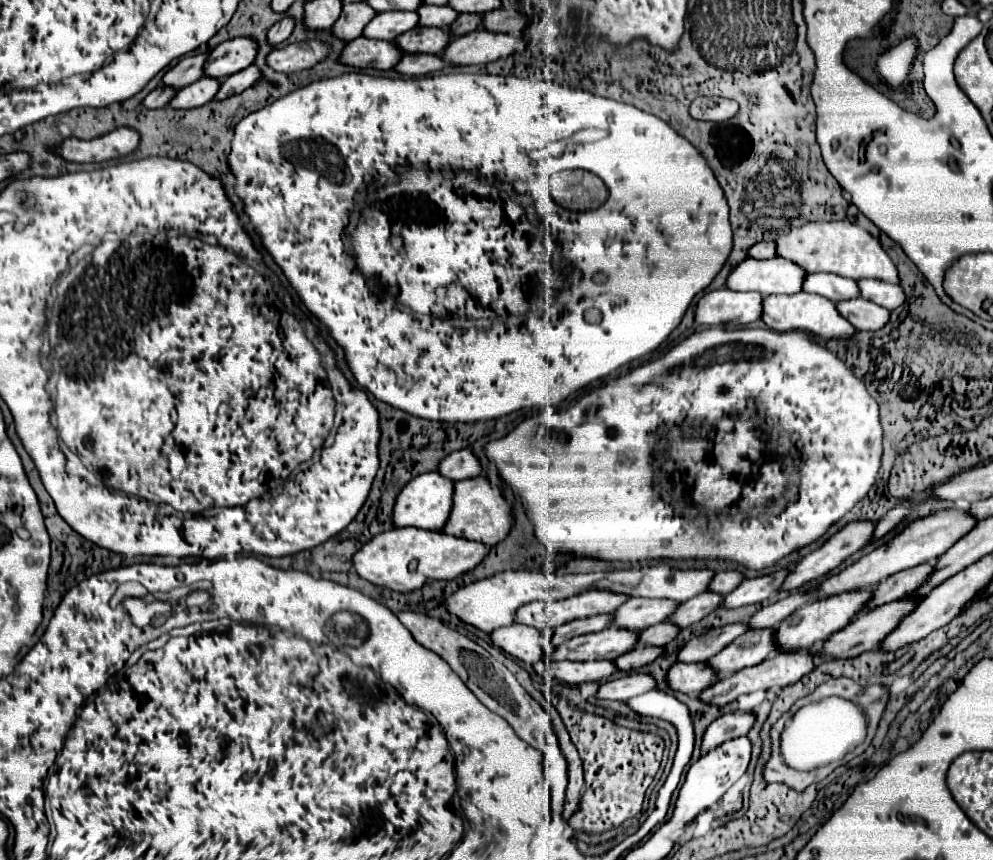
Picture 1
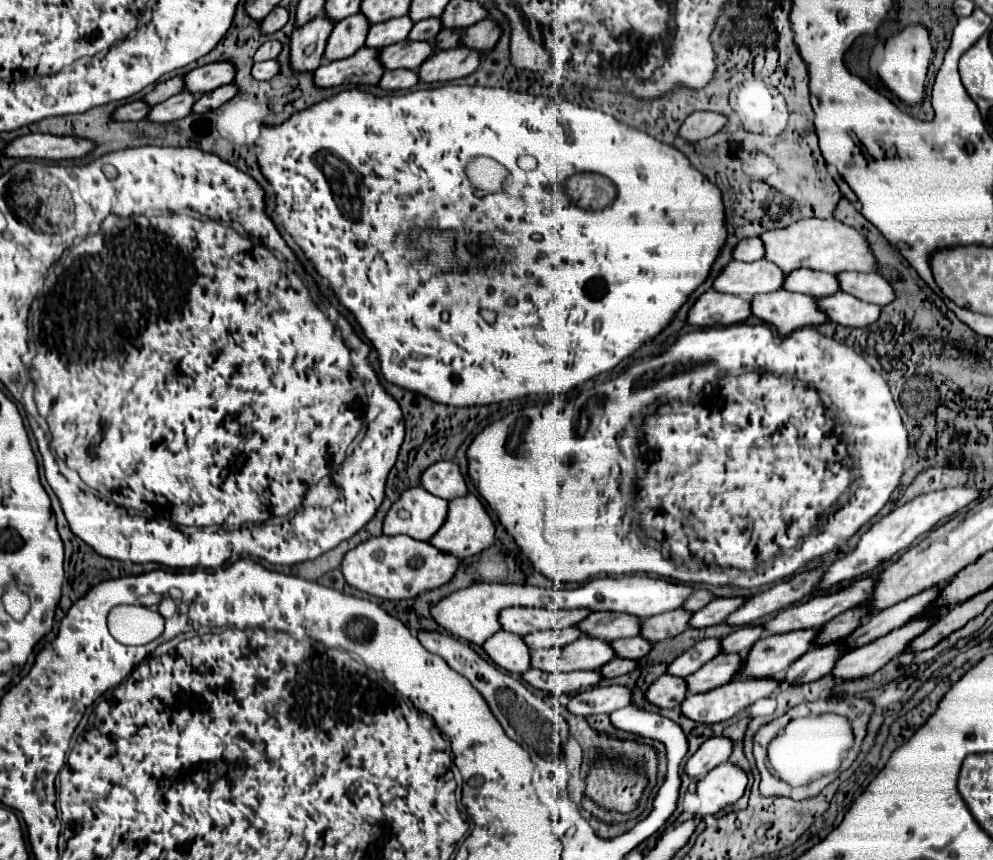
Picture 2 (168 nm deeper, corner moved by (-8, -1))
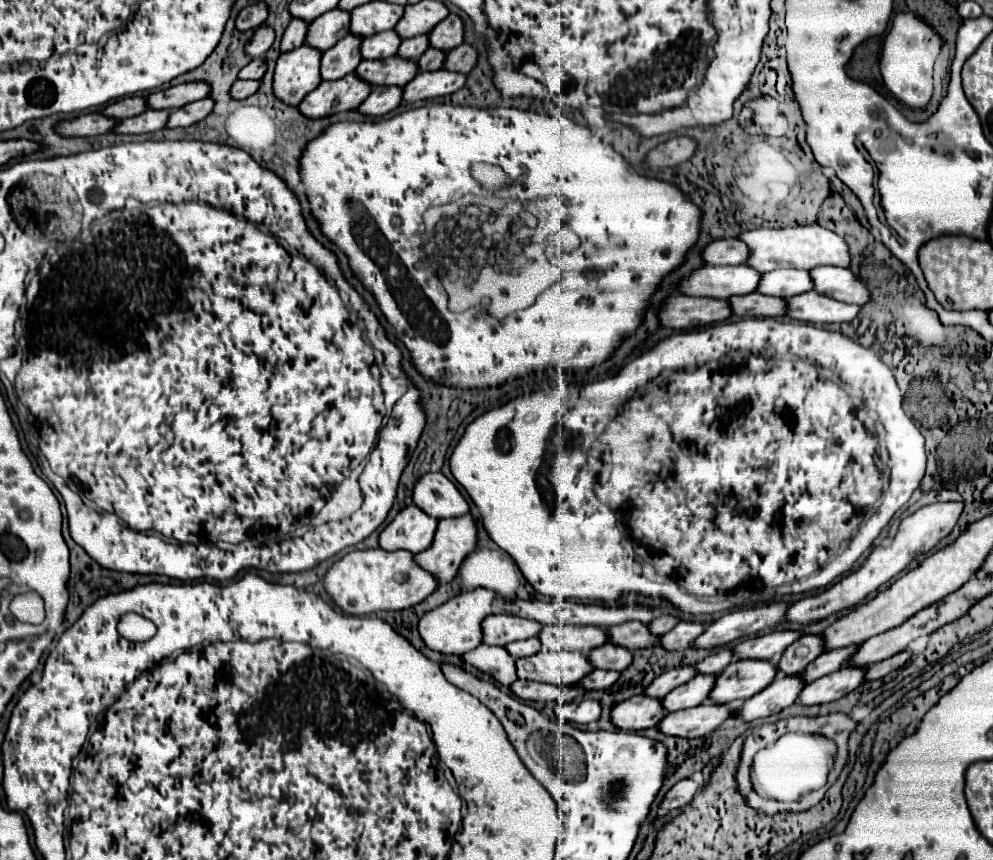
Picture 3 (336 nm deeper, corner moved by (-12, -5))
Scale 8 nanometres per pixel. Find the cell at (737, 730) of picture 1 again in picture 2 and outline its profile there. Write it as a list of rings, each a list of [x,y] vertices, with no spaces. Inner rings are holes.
[[[720,734],[720,736],[712,736],[708,742],[702,744],[702,748],[688,760],[686,764],[686,774],[692,778],[700,778],[704,774],[708,774],[712,768],[716,768],[718,764],[726,762],[732,754],[734,748],[734,740]]]

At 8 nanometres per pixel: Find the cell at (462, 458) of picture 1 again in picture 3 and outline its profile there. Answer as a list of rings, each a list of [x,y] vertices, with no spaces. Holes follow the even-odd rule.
[[[442,472],[424,474],[412,490],[412,502],[436,520],[468,514],[468,502]]]

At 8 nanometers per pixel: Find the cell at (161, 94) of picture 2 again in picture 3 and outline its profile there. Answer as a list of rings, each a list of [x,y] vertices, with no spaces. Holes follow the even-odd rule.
[[[128,96],[128,98],[122,98],[114,104],[108,104],[102,114],[108,116],[108,118],[114,118],[114,120],[122,120],[122,118],[130,118],[130,116],[138,116],[146,110],[146,102],[142,96]]]

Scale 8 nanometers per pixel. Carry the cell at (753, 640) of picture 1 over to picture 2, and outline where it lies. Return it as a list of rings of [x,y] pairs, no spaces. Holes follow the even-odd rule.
[[[734,652],[720,654],[712,658],[708,664],[704,664],[704,668],[686,678],[688,692],[690,694],[708,692],[722,684],[728,684],[742,672],[742,668],[744,668],[744,654],[734,654]]]

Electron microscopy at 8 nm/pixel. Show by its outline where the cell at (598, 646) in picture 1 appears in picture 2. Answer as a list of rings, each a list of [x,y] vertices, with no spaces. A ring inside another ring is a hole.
[[[592,636],[578,638],[564,648],[544,648],[532,652],[532,668],[546,672],[572,672],[572,670],[600,670],[612,656],[610,642],[594,640]]]

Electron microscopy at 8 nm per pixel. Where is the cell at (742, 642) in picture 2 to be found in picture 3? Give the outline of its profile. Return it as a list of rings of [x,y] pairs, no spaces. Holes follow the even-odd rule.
[[[722,648],[712,652],[708,658],[704,658],[702,662],[696,664],[696,674],[720,674],[730,662],[734,660],[734,654],[730,648]]]

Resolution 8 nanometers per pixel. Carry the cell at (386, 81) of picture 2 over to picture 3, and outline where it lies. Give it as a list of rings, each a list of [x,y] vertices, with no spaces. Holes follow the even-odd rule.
[[[372,88],[370,96],[358,106],[362,116],[378,118],[392,112],[402,100],[402,88]]]

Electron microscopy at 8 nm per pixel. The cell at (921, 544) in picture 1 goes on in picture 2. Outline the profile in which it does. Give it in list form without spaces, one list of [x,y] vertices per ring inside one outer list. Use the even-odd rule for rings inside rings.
[[[876,574],[858,578],[858,580],[852,580],[846,588],[840,588],[840,590],[836,590],[836,592],[818,594],[818,596],[812,596],[808,602],[800,602],[800,604],[788,606],[788,608],[780,610],[776,616],[772,616],[768,622],[764,622],[766,636],[770,636],[770,634],[784,634],[784,632],[802,630],[802,628],[820,628],[820,626],[824,626],[828,620],[832,620],[832,618],[836,618],[838,614],[842,614],[842,612],[854,608],[856,604],[860,604],[860,600],[868,600],[868,592],[872,592],[872,584],[876,584]]]

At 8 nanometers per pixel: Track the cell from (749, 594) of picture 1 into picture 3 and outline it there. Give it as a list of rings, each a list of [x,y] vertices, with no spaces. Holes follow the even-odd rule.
[[[678,622],[670,632],[660,638],[660,646],[666,650],[684,650],[688,648],[698,634],[704,632],[702,624],[694,622]]]

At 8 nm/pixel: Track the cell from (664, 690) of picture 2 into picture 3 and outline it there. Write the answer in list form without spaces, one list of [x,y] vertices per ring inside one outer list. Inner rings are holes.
[[[640,694],[640,696],[632,696],[632,698],[616,704],[614,710],[610,712],[610,720],[618,730],[640,732],[646,728],[654,728],[662,720],[664,714],[666,712],[664,712],[660,700],[652,700],[644,694]]]

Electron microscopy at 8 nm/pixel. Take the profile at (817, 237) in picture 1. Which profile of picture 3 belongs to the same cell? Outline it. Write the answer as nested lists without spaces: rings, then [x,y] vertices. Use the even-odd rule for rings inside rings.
[[[798,226],[798,228],[780,228],[780,230],[768,230],[768,228],[756,228],[738,234],[738,240],[748,244],[750,256],[748,256],[748,268],[756,268],[756,272],[770,272],[776,268],[796,268],[796,270],[810,270],[820,264],[830,266],[842,266],[848,268],[848,246],[846,242],[836,236],[834,232],[818,226]]]

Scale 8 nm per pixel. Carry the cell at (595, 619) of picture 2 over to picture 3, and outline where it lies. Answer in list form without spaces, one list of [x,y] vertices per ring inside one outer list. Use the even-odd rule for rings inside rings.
[[[542,626],[538,640],[554,652],[588,652],[602,646],[606,636],[596,626]]]

